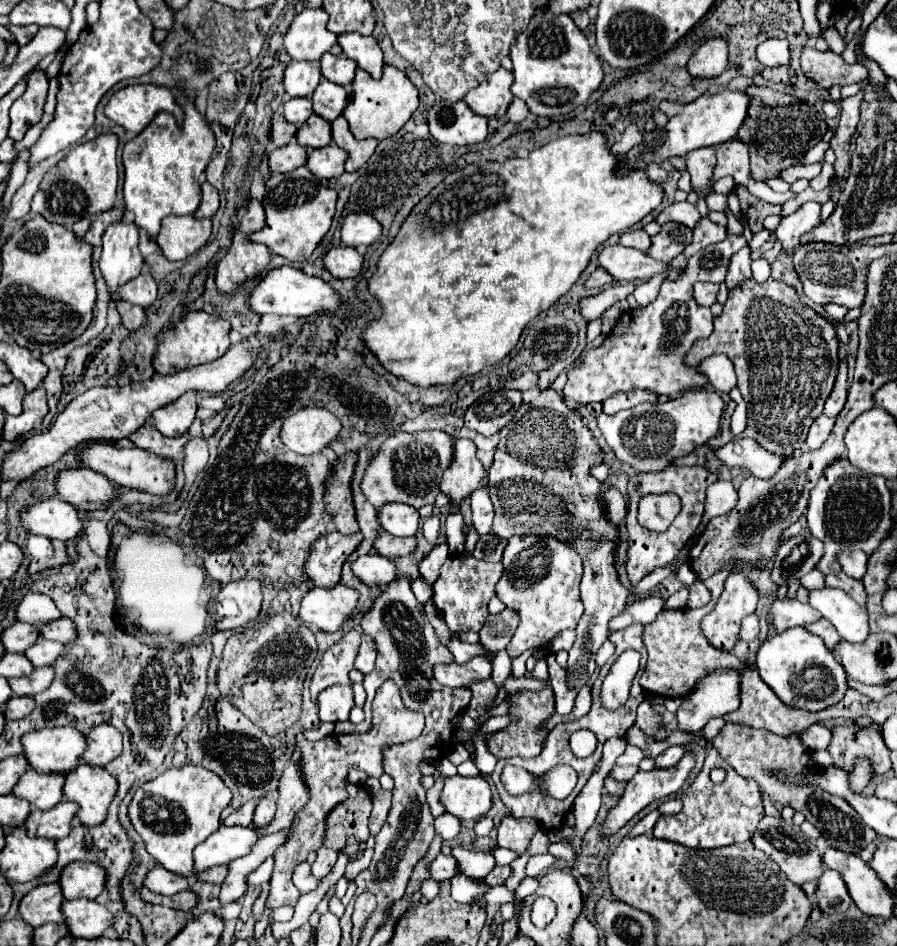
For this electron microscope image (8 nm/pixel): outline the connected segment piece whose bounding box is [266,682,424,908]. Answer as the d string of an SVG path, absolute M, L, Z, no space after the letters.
M388 682L382 684L380 692L374 698L372 704L372 728L366 734L332 734L326 736L324 740L318 742L308 742L302 740L298 744L300 748L300 774L302 780L308 788L308 802L306 806L296 812L292 826L290 826L290 836L288 840L276 848L274 852L274 872L272 872L272 880L270 880L270 896L266 906L268 908L278 908L278 906L295 905L300 898L298 888L292 884L292 870L296 864L300 864L302 860L306 860L308 850L318 850L324 842L324 828L326 828L326 816L330 812L330 808L334 808L336 804L340 804L346 798L346 774L348 768L352 764L360 766L368 776L372 778L380 778L382 776L382 750L386 746L392 744L402 744L408 742L416 736L420 736L420 732L424 730L424 714L422 712L412 712L408 710L398 694L396 684Z

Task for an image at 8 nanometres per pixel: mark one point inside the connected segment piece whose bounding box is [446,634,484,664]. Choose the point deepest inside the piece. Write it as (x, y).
(461, 651)

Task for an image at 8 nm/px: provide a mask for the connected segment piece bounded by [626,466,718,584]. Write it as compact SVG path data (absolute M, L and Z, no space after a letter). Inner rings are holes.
M668 466L662 472L642 472L630 478L628 482L628 516L626 516L626 528L628 528L628 562L626 562L626 572L628 572L628 582L638 584L644 576L654 572L656 568L666 568L678 552L686 546L686 542L692 538L696 532L702 512L704 512L704 496L706 488L714 484L718 478L704 466ZM662 492L676 492L682 500L682 512L676 516L676 522L666 532L652 532L646 530L638 524L636 512L638 512L638 500L644 494L662 494Z

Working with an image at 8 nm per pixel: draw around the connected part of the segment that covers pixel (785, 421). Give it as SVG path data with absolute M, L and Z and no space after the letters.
M750 278L742 286L730 290L722 316L714 318L714 332L704 340L694 342L694 346L684 356L684 364L696 366L706 356L720 352L732 360L734 372L738 376L738 388L748 406L748 424L742 434L754 438L768 452L790 458L804 446L810 424L822 414L824 400L828 398L828 392L832 392L838 368L836 328L816 310L806 306L792 286L774 278L768 278L762 284Z

